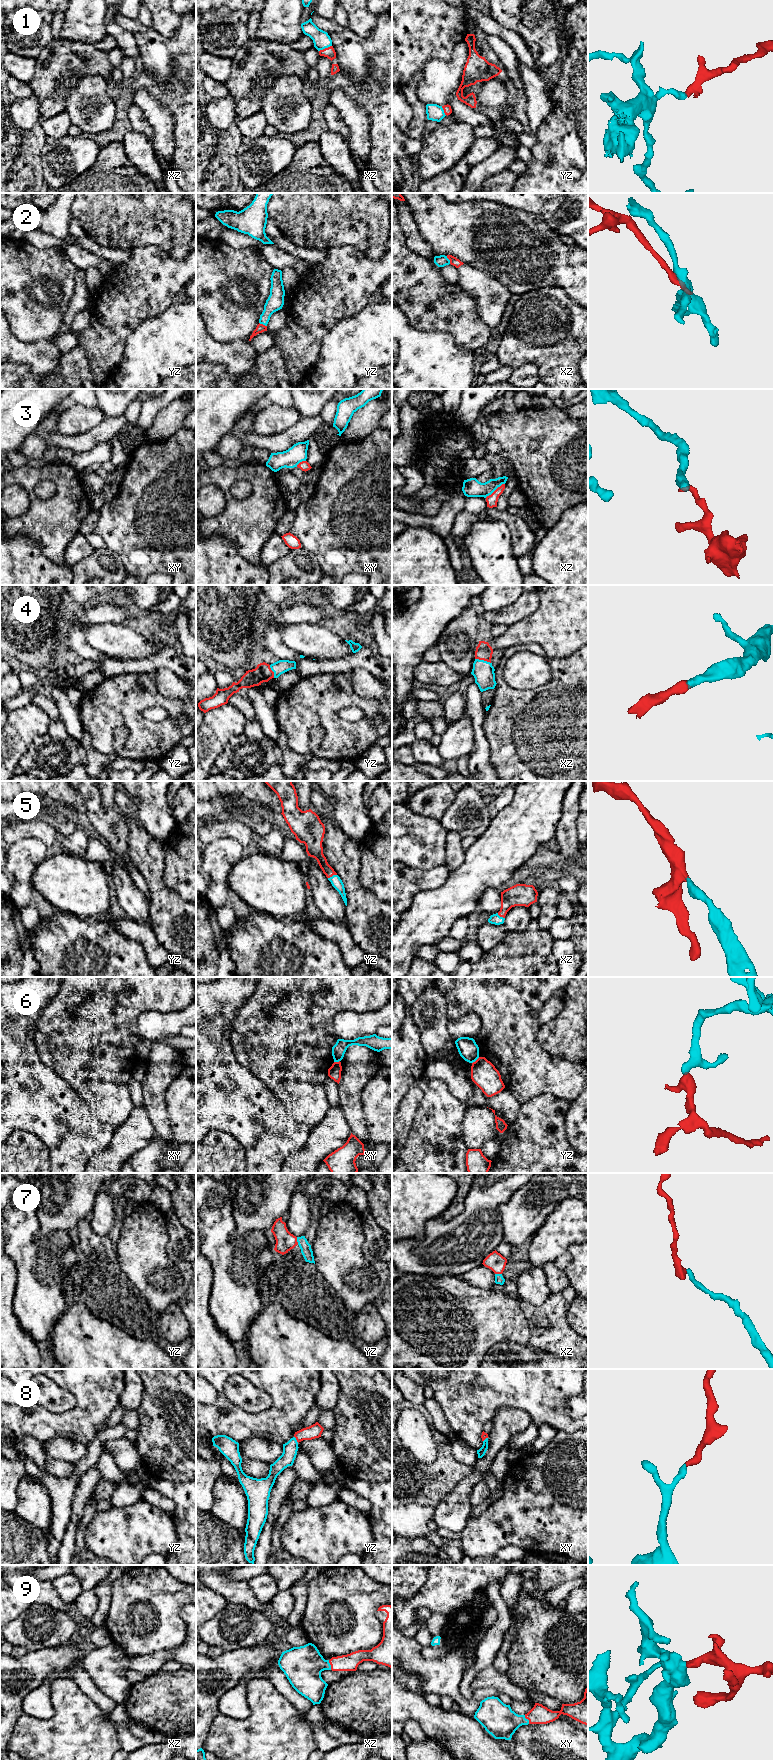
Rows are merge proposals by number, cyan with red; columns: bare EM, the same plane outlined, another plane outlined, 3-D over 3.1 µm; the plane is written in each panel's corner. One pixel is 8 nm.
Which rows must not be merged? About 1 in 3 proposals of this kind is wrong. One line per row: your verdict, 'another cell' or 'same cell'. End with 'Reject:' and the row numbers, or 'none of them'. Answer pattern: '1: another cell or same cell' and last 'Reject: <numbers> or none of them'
1: same cell
2: another cell
3: another cell
4: same cell
5: same cell
6: another cell
7: same cell
8: same cell
9: same cell
Reject: 2, 3, 6

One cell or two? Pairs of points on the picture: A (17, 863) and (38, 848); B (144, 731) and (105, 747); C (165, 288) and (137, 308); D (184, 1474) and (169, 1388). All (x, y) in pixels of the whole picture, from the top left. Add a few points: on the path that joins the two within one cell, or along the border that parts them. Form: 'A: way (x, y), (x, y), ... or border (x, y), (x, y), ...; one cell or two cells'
A: way (22, 858), (27, 853), (33, 851); one cell
B: way (131, 720), (117, 720), (105, 734); one cell
C: way (158, 288), (155, 288), (142, 301); one cell
D: way (184, 1453), (184, 1428), (173, 1409); one cell

